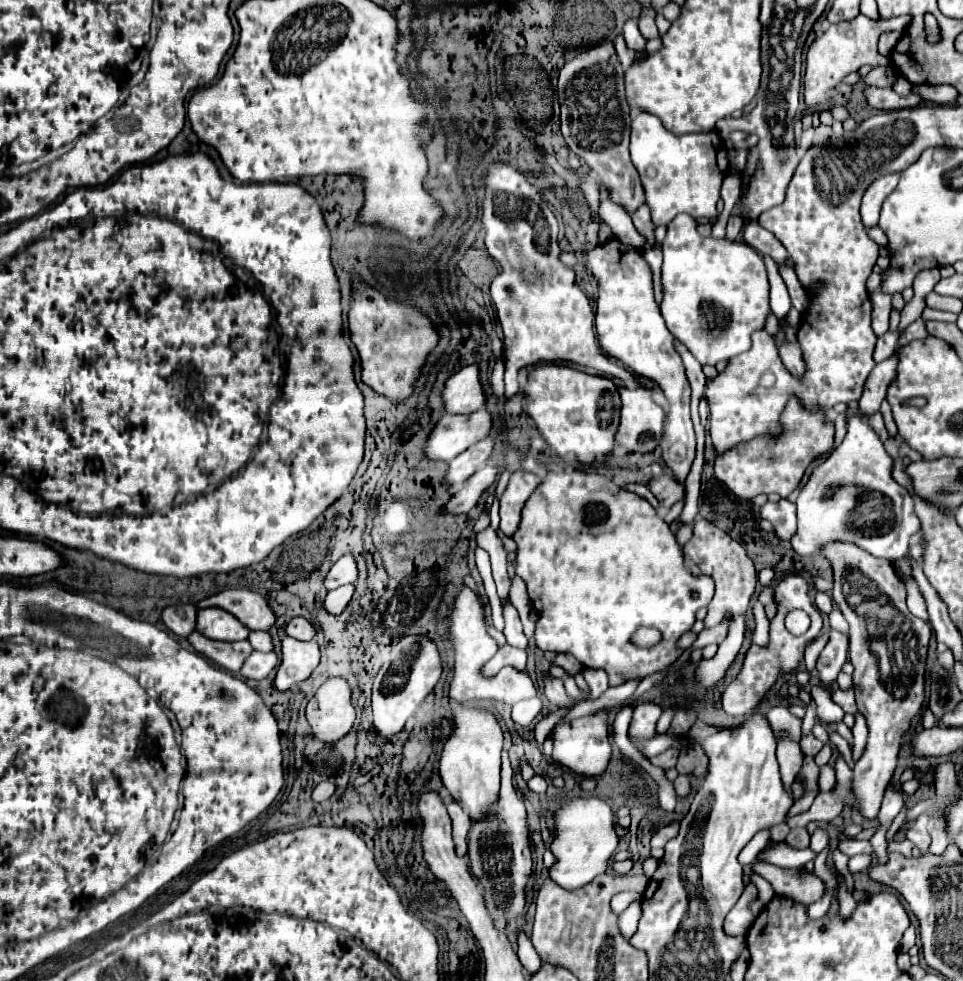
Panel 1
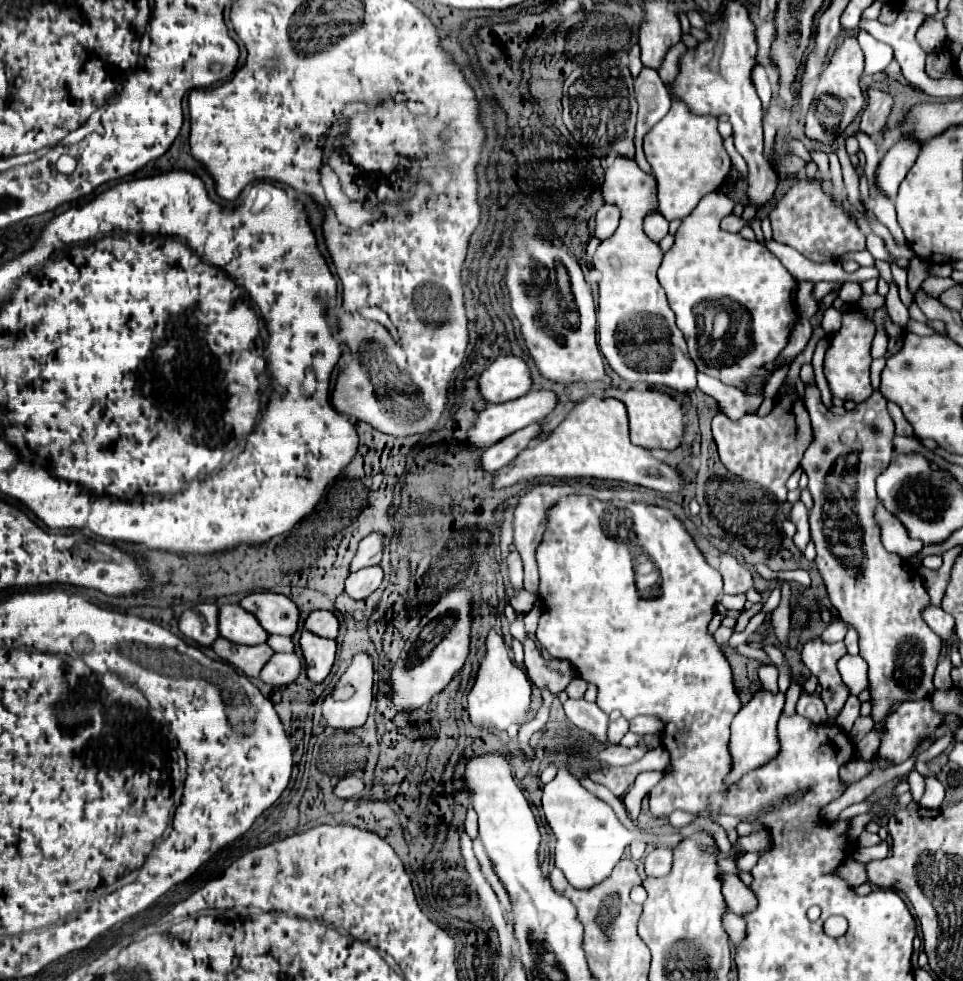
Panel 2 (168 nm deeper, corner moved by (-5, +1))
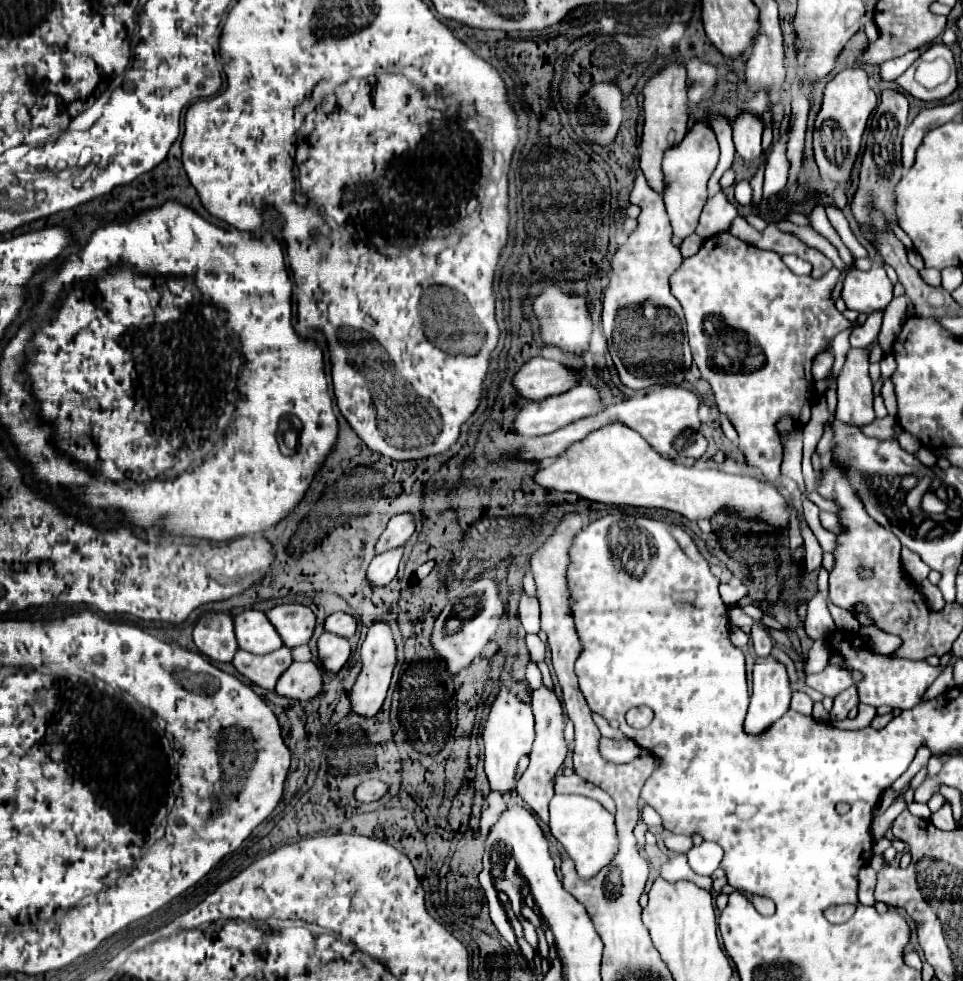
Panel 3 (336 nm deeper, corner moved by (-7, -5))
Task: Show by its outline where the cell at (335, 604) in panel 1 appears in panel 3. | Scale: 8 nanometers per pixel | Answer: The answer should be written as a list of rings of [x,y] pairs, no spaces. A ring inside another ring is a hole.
[[[396,548],[392,552],[384,552],[380,556],[374,556],[374,560],[370,562],[370,566],[366,570],[368,584],[372,588],[382,588],[382,586],[390,584],[394,580],[396,572],[398,572],[400,556],[402,556],[402,548]]]

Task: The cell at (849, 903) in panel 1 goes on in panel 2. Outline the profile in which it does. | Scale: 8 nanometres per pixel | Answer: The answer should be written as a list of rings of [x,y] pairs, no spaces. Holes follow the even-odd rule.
[[[746,852],[740,860],[736,860],[736,868],[738,868],[740,872],[750,872],[750,870],[754,868],[754,864],[758,862],[760,854],[762,854],[762,852]]]

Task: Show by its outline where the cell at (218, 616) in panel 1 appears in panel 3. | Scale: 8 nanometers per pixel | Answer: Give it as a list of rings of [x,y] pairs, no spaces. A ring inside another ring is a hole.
[[[244,610],[234,616],[234,632],[238,646],[252,654],[268,654],[282,646],[282,640],[264,612]]]

